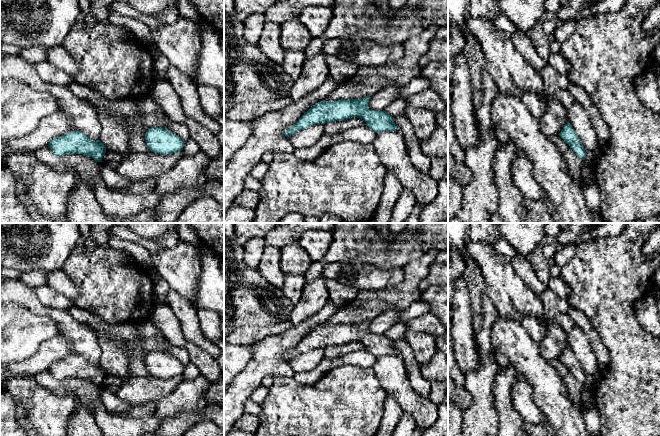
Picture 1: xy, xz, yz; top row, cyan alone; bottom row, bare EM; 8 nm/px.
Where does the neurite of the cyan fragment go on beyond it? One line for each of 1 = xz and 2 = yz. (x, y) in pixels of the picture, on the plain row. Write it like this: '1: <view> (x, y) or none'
1: none
2: none

